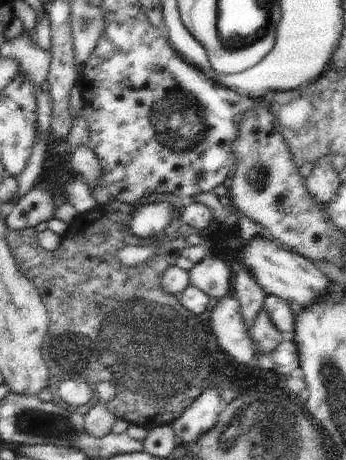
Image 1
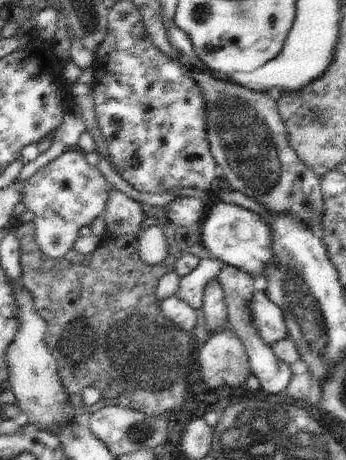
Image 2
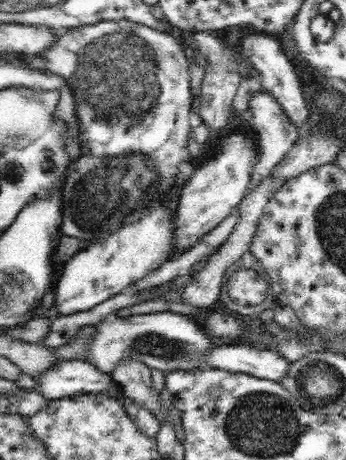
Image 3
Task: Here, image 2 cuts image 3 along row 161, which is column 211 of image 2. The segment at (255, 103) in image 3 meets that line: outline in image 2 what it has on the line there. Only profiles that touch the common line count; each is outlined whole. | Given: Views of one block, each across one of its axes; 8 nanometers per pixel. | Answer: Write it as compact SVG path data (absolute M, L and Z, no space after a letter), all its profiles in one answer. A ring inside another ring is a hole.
M203 254L203 260L187 276L181 278L179 290L175 294L179 298L183 298L187 304L191 304L191 308L195 308L195 310L201 308L205 286L211 284L213 280L217 280L221 270L223 270L223 264L219 260Z

